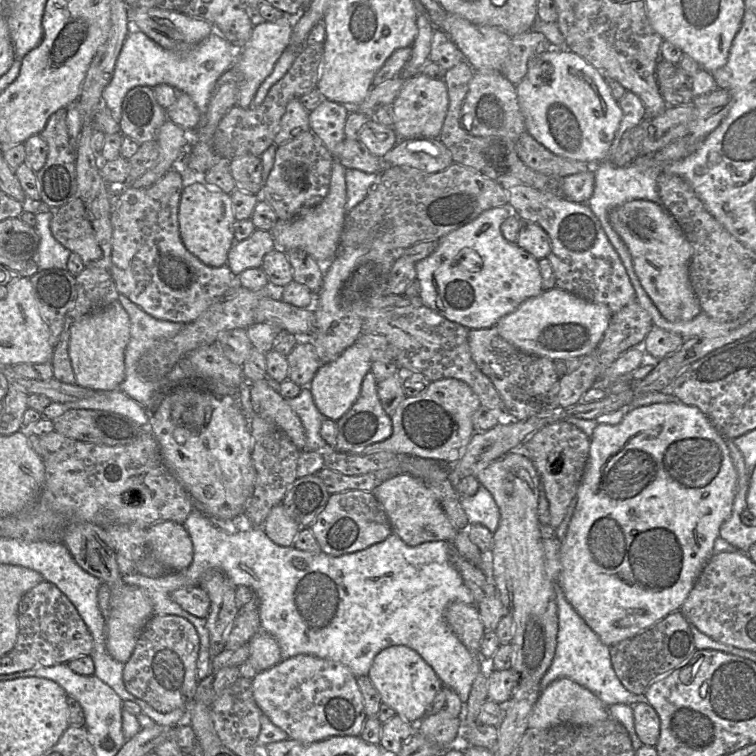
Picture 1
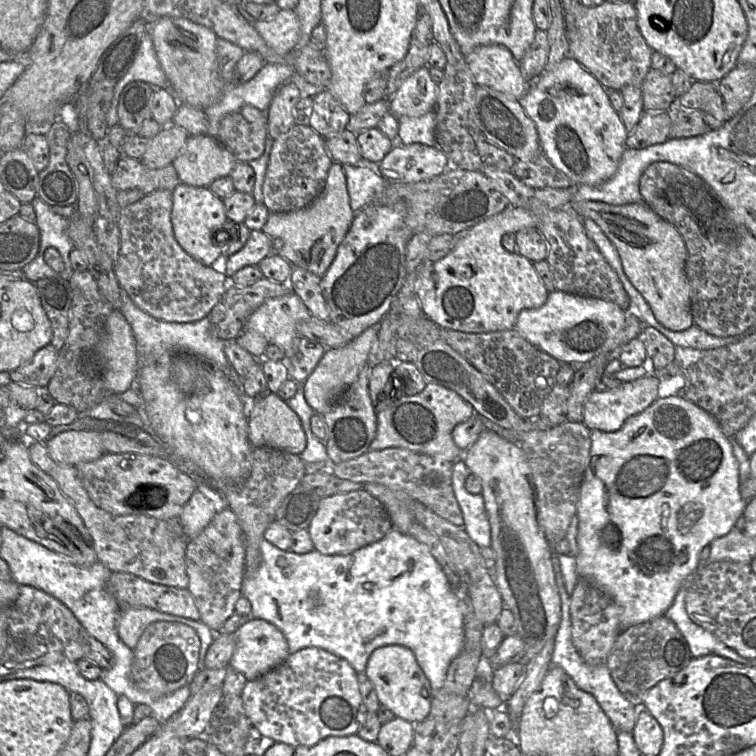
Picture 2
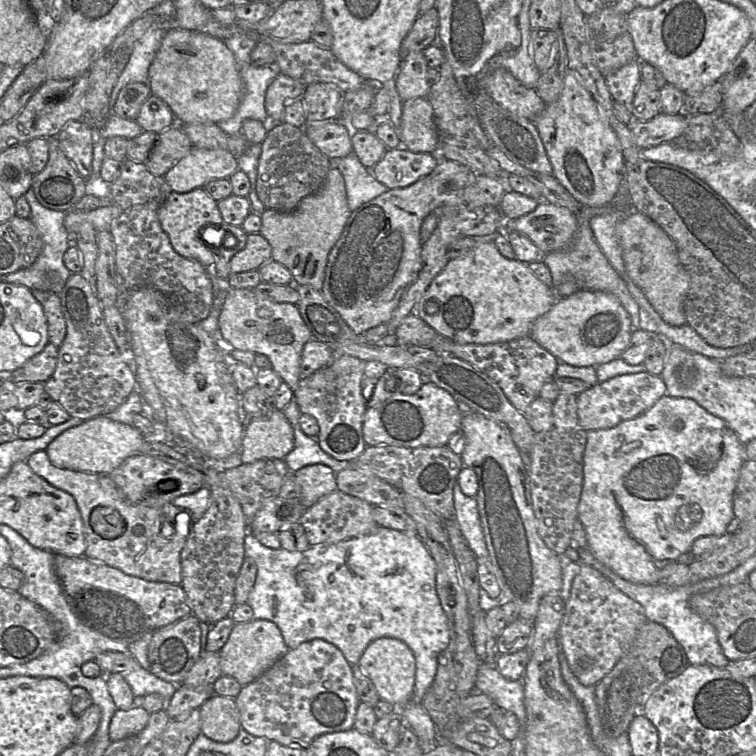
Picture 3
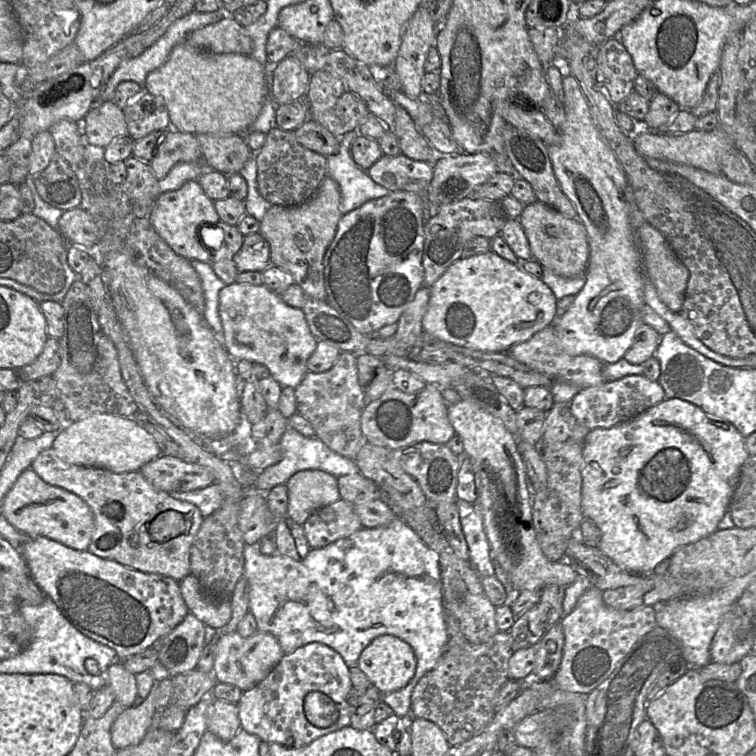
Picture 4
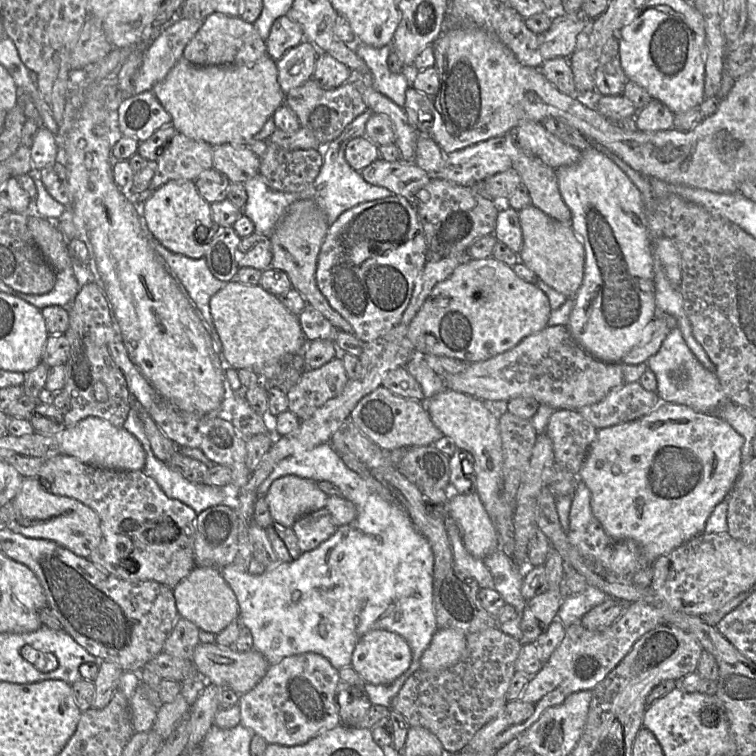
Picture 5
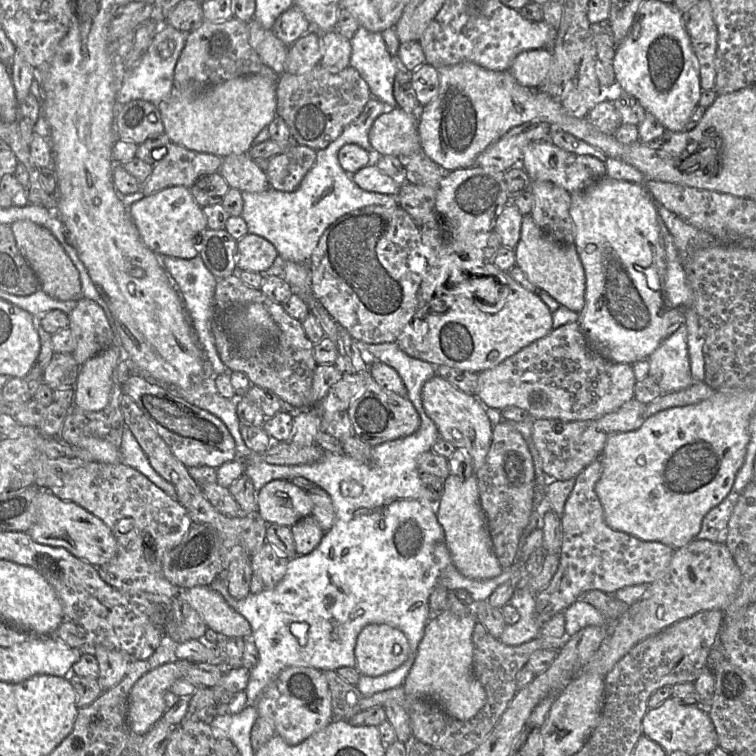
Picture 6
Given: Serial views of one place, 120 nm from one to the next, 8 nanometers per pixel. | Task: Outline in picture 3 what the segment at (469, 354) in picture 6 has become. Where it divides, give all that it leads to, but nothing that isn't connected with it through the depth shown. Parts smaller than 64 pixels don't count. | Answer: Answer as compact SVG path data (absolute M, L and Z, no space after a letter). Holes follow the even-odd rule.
M478 239L470 252L449 260L416 304L415 313L455 342L490 344L531 336L534 321L556 300L553 288L539 280L526 263L504 257L492 239ZM429 301L438 302L436 314L426 312Z

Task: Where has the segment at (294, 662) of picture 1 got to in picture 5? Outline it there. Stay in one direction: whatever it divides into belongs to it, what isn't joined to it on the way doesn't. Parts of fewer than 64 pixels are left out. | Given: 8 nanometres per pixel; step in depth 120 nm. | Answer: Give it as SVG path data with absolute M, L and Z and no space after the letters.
M306 652L285 657L279 663L270 665L258 684L252 690L240 696L240 723L262 736L268 744L273 743L283 746L304 744L318 734L341 723L339 709L335 701L335 691L339 682L339 670L320 654Z

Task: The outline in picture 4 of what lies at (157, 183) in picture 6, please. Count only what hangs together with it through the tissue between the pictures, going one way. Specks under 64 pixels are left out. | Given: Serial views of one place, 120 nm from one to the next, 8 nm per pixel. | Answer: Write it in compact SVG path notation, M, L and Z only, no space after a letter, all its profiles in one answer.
M170 129L157 146L150 165L162 180L180 162L202 162L202 152L195 134Z

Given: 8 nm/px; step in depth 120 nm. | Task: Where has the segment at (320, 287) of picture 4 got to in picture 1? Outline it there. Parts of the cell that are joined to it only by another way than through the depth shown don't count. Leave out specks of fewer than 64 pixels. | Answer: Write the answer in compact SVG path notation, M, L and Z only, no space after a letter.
M335 159L326 197L315 206L303 208L291 220L278 219L270 231L277 248L285 252L291 249L302 249L313 256L321 265L331 263L338 253L340 236L347 215L345 210L347 200L345 171L346 168Z

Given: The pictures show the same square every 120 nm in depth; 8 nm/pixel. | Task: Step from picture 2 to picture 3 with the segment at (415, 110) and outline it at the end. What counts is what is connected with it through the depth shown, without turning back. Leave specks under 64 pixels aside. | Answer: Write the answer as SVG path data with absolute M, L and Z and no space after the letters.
M423 51L409 53L401 60L395 81L402 101L427 97L431 87L427 79L428 69Z

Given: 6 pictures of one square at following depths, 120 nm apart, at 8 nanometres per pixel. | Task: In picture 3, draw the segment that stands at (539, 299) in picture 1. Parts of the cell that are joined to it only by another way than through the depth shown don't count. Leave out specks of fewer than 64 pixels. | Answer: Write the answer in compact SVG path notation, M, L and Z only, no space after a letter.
M580 289L558 298L548 312L534 321L530 335L560 362L596 367L619 358L630 343L633 330L629 313L614 295Z

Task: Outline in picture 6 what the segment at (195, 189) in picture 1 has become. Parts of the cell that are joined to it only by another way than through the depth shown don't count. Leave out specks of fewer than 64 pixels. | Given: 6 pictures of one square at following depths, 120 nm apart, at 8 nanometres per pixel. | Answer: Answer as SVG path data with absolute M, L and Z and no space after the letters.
M172 186L133 203L129 213L143 243L155 254L192 259L199 254L199 238L208 229L207 219L190 188Z

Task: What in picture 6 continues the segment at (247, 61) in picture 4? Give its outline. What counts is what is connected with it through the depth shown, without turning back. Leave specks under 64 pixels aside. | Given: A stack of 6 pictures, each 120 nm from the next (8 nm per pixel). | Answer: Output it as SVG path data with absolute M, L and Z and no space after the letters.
M246 75L220 83L201 96L173 93L158 104L164 133L172 143L217 155L248 154L256 136L277 116L277 84L261 75Z

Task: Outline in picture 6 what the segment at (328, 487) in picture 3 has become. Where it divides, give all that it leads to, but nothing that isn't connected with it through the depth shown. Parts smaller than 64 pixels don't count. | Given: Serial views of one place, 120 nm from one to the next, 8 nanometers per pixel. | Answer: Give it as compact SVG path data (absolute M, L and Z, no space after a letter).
M273 480L257 495L257 511L266 524L291 527L310 515L313 504L308 492L290 480Z

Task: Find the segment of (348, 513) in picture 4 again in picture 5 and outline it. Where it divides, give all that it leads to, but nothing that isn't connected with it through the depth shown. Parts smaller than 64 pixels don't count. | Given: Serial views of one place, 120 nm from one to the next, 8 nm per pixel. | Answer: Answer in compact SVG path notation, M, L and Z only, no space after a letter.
M326 507L301 516L292 525L301 551L307 552L328 539L338 526Z

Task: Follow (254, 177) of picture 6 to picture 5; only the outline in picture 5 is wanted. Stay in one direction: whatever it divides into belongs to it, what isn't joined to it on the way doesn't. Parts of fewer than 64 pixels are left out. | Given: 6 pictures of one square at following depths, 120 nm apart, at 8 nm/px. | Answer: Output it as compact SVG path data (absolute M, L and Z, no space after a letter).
M222 144L212 147L213 169L223 173L230 183L244 184L260 174L260 158L249 146Z

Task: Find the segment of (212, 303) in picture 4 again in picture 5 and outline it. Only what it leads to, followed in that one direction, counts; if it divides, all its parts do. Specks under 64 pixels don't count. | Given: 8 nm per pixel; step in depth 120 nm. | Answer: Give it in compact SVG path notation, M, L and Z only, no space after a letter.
M151 232L147 233L147 239L148 239L150 247L155 249L157 255L162 258L163 265L166 266L166 268L168 269L168 272L176 280L176 282L179 285L180 290L182 291L184 296L190 301L198 317L202 321L204 327L210 334L214 351L218 355L221 361L222 367L224 369L224 367L226 366L228 362L224 358L224 355L222 352L222 343L213 325L213 321L212 321L212 317L210 313L210 299L226 283L218 280L217 278L213 276L213 274L210 272L207 266L207 263L204 257L199 258L199 259L192 259L181 254L173 253L169 251L168 249L166 249L162 244L160 244L154 238Z

